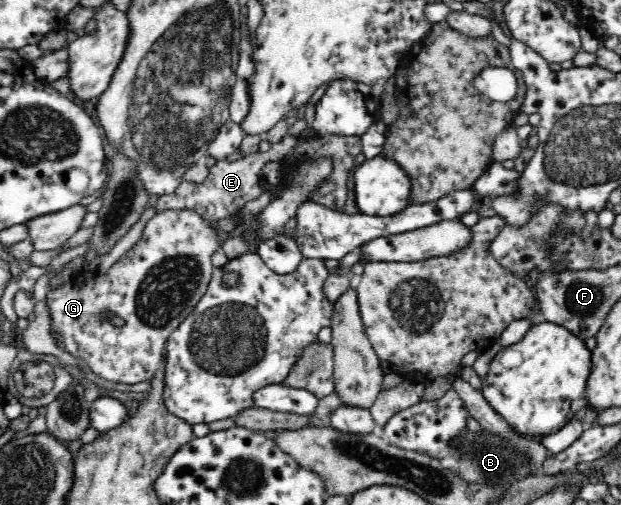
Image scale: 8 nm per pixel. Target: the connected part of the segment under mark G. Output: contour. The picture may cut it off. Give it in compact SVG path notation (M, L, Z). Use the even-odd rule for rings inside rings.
M165 210L155 214L144 227L141 239L121 259L115 262L103 276L95 276L86 270L82 277L73 279L46 295L50 309L51 326L61 334L64 349L70 354L87 361L91 371L113 383L135 385L141 381L149 382L153 373L161 365L163 347L169 343L170 335L179 328L181 321L193 311L201 295L205 295L211 279L211 255L221 249L224 236L217 232L214 223L203 220L193 210ZM101 311L116 313L123 325L112 327L102 323L97 316Z

